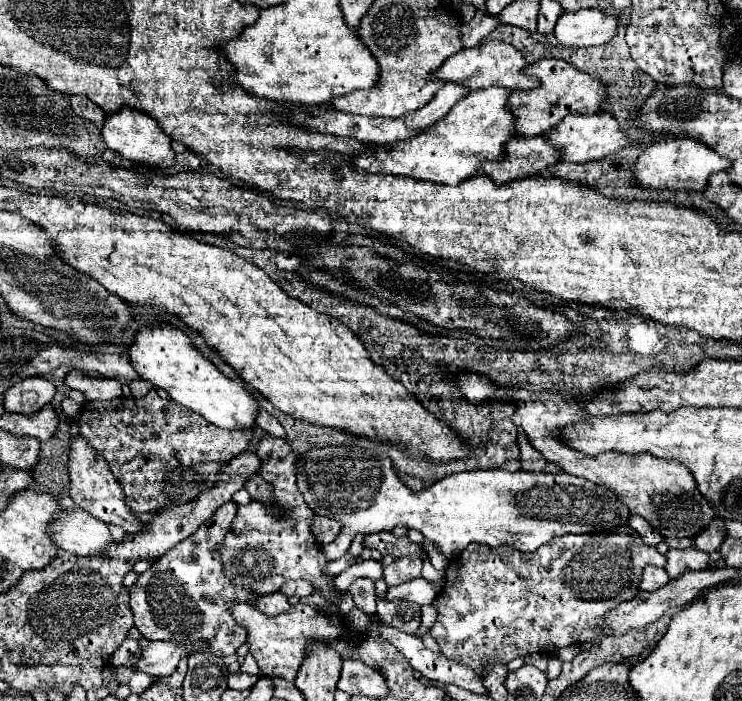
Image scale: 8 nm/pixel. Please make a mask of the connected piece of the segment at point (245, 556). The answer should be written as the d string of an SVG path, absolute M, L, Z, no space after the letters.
M266 436L256 446L254 454L260 458L258 474L274 488L272 508L276 508L276 516L264 506L262 500L256 498L252 498L252 502L246 506L238 506L230 532L222 542L222 562L226 576L230 576L234 584L258 592L258 596L280 590L280 586L288 580L308 580L326 598L336 602L340 592L334 590L334 578L324 574L328 560L322 556L322 548L310 530L314 510L306 504L296 486L296 452L286 440Z

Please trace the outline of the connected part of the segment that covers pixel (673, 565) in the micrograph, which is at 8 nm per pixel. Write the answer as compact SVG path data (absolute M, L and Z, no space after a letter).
M670 548L666 554L666 572L670 578L682 576L682 572L688 570L706 570L708 568L708 554L698 548L686 548L686 550L674 550Z

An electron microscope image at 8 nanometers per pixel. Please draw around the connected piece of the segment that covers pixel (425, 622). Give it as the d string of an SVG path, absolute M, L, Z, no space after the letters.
M432 605L421 606L421 624L415 635L423 637L433 626L437 617L437 612Z

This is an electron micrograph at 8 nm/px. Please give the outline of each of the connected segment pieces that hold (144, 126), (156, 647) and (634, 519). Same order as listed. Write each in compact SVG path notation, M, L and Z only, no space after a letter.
M120 108L118 112L106 114L102 124L102 138L110 150L116 150L122 158L130 162L152 164L162 168L162 166L170 166L174 160L172 140L158 128L158 124L154 124L154 120L150 120L148 114L136 108Z
M148 642L142 648L140 658L132 664L132 668L146 672L152 678L164 678L164 676L170 676L176 670L178 660L188 654L192 654L190 648L178 648L178 644Z
M632 514L632 516L630 516L628 526L632 526L632 528L642 536L642 540L644 540L646 544L650 544L650 546L656 546L656 544L662 542L662 534L658 534L658 530L652 528L652 526L650 526L642 516L638 516L638 514Z

